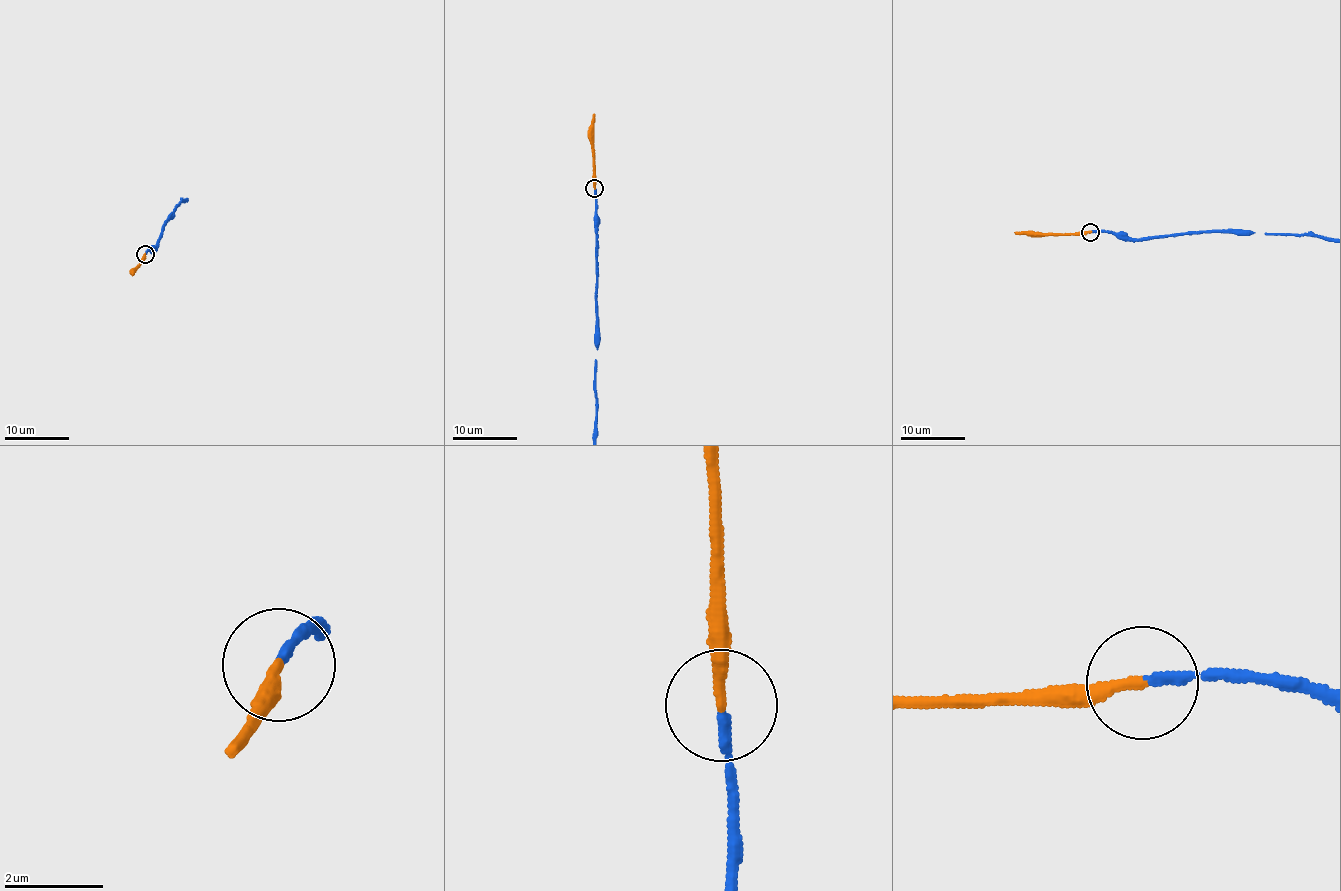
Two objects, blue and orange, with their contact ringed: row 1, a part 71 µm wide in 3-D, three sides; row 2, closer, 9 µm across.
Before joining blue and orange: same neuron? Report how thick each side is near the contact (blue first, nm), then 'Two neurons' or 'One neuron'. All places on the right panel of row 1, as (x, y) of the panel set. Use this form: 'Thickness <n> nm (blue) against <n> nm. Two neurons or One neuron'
Thickness 200 nm (blue) against 240 nm. One neuron

